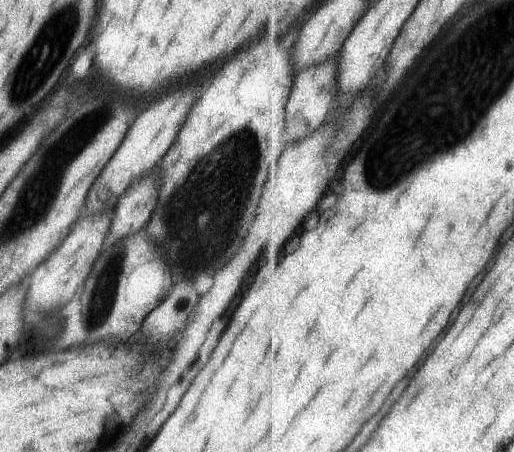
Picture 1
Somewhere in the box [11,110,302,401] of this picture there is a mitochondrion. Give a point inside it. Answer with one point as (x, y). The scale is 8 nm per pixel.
(229, 170)

